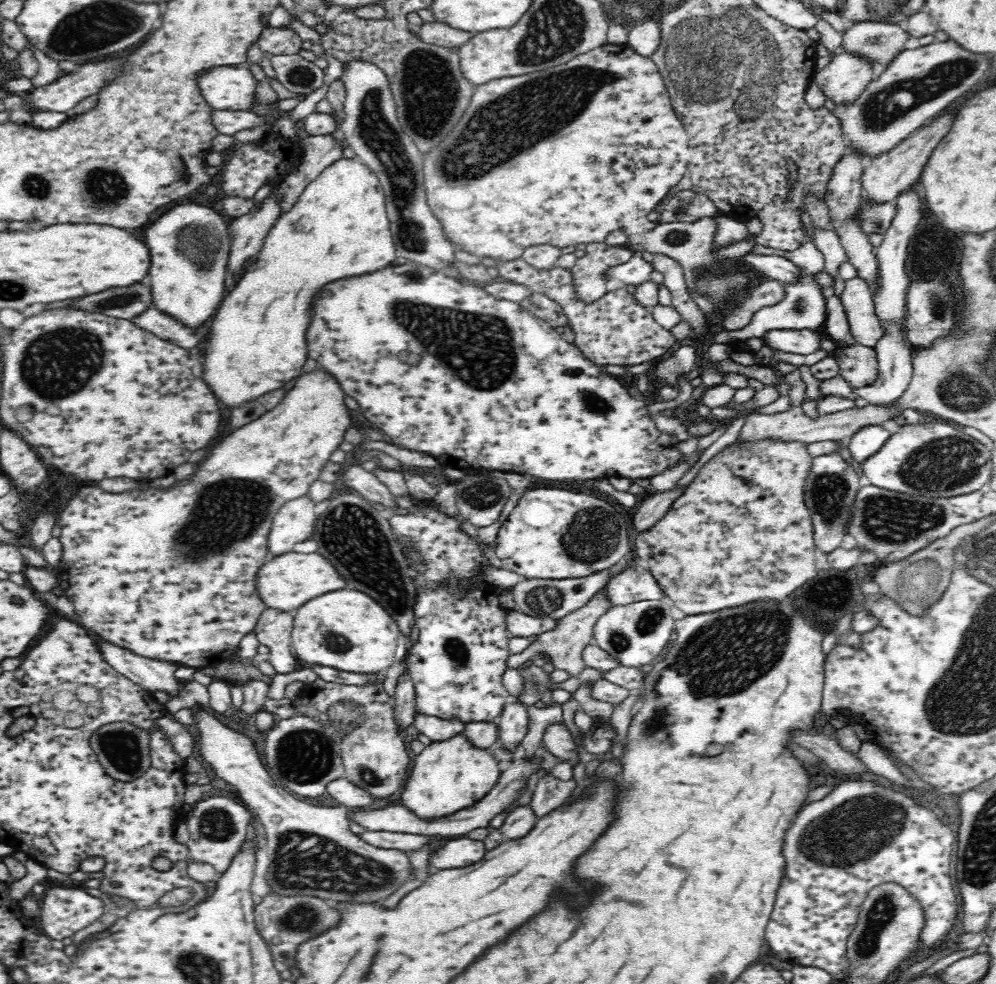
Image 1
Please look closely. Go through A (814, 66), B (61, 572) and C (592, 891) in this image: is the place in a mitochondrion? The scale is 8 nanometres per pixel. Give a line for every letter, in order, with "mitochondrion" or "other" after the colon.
A: other
B: other
C: other

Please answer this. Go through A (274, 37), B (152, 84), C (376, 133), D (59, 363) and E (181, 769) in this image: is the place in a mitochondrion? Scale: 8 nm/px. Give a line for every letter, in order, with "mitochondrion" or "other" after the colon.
A: other
B: other
C: mitochondrion
D: mitochondrion
E: other

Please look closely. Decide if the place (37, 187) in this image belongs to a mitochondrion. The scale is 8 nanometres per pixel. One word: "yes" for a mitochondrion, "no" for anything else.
yes

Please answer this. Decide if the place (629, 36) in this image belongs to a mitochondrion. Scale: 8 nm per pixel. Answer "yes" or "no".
no

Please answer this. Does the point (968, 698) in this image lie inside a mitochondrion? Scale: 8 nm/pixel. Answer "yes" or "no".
yes

